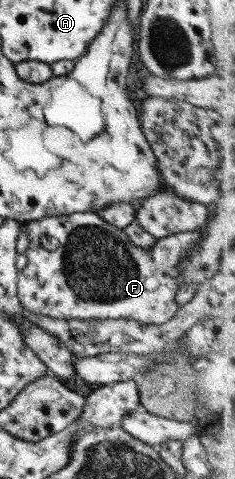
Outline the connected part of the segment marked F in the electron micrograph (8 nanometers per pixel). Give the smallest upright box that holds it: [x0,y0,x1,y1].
[16,212,205,325]

